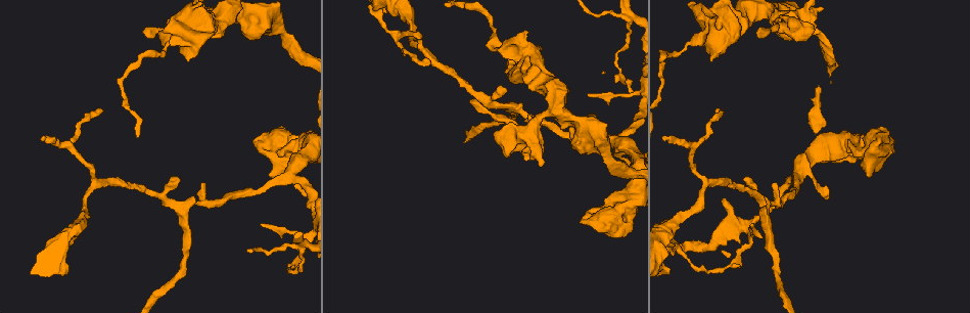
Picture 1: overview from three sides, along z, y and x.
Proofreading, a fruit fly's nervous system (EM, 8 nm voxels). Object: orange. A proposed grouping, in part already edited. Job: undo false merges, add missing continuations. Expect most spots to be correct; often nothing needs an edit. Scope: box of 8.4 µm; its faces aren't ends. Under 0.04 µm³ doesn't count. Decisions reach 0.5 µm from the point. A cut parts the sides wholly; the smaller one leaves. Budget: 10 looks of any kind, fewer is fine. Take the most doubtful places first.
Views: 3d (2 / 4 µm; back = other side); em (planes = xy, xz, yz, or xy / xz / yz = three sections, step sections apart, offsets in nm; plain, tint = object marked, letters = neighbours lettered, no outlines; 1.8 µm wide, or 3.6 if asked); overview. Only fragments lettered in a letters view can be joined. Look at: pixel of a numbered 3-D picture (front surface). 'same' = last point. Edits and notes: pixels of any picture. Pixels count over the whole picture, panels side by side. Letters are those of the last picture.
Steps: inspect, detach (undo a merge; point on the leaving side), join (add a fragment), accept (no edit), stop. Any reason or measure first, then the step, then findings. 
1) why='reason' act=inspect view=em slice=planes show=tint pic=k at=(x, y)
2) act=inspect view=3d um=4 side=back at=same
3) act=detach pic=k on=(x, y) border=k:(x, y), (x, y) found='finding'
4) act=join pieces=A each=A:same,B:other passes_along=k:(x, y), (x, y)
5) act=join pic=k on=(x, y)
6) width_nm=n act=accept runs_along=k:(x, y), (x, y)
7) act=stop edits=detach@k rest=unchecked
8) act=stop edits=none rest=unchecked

why='an open end' act=inspect view=em slice=planes show=letters pic=1 at=(146, 33)

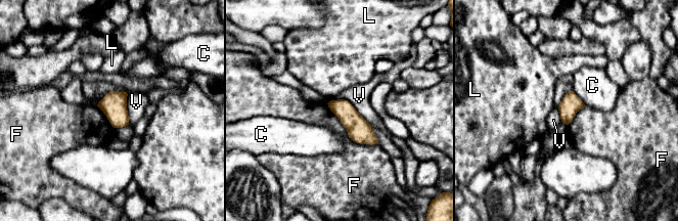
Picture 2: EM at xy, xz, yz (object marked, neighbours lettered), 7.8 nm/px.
width_nm=160 act=accept each=C:other,F:other,L:other,V:other border=2:(326, 103), (353, 140), (377, 144) found='no lettered fragment goes on from it'

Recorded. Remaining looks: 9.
why='sudden change in width' act=inspect view=em slice=xz step=16 show=tint pic=1 at=(672, 243)

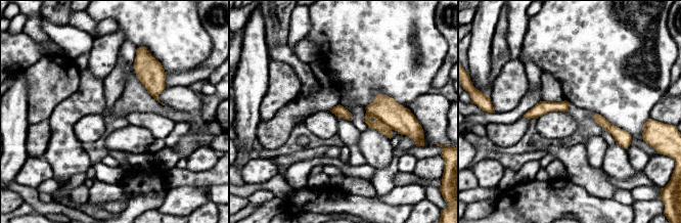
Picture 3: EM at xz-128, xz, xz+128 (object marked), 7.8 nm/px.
act=inspect view=em slice=xy step=4 show=tint at=same

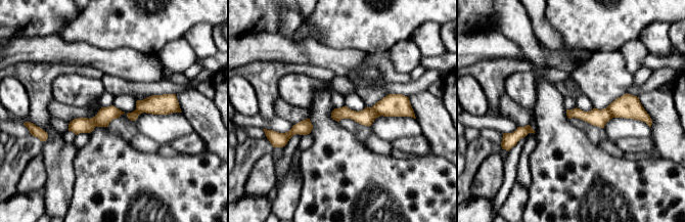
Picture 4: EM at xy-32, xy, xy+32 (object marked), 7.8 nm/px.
why='see the neighbours' act=inspect view=em slice=xy step=4 show=letters at=same

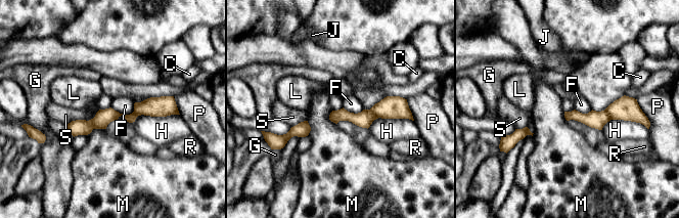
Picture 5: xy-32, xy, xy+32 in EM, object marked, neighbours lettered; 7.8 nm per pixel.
act=accept each=C:other,F:other,G:other,H:other,J:other,L:other,M:other,P:other,R:other,S:other found='continuous, no second cell'

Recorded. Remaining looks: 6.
why='an open end' act=inspect view=3d um=2 side=back pic=1 at=(506, 90)

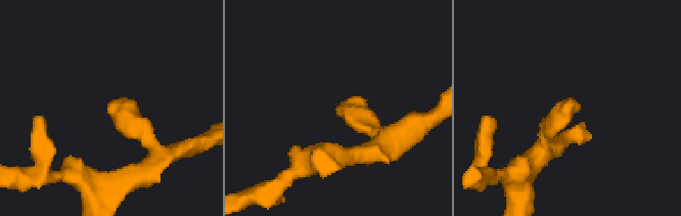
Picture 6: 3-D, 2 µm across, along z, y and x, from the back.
act=inspect view=em slice=planes show=letters pic=6 at=(568, 102)

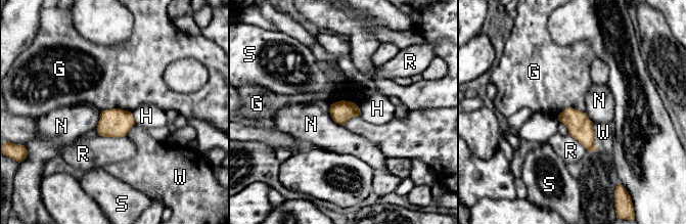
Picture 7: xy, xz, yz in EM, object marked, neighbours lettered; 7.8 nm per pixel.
width_nm=170 act=accept each=G:other,H:other,N:other,R:other,S:other,W:other border=7:(101, 109), (123, 108), (130, 112) found='no lettered fragment goes on from it'

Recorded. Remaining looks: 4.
why='thick turns thin' act=inspect view=3d um=2 side=back pic=1 at=(666, 227)

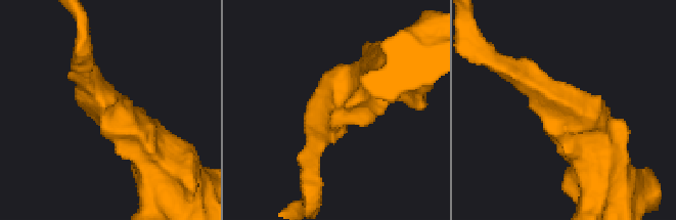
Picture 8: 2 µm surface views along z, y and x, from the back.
act=inspect view=em slice=xy step=16 show=tint pic=8 at=(107, 111)

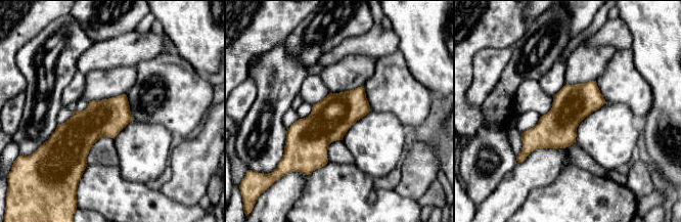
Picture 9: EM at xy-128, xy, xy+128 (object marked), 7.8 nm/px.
act=inspect view=em slice=xy step=16 show=letters at=same

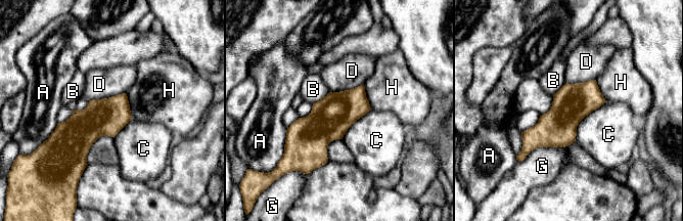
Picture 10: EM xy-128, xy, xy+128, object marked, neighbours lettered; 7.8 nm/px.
width_nm=300 act=accept each=A:other,B:other,C:other,D:other,G:other,H:other found='continuous, no second cell'

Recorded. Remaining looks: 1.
act=stop edits=none rest=unchecked

